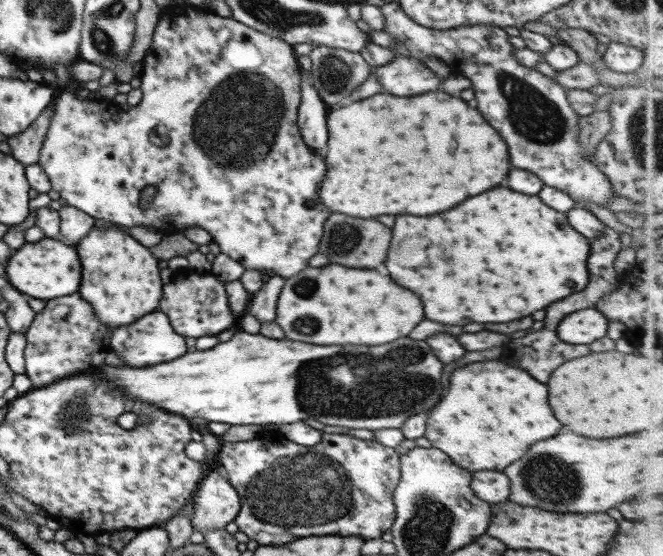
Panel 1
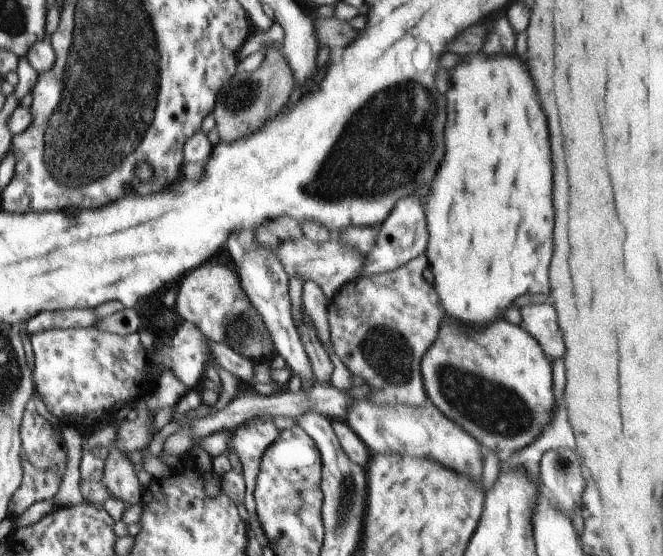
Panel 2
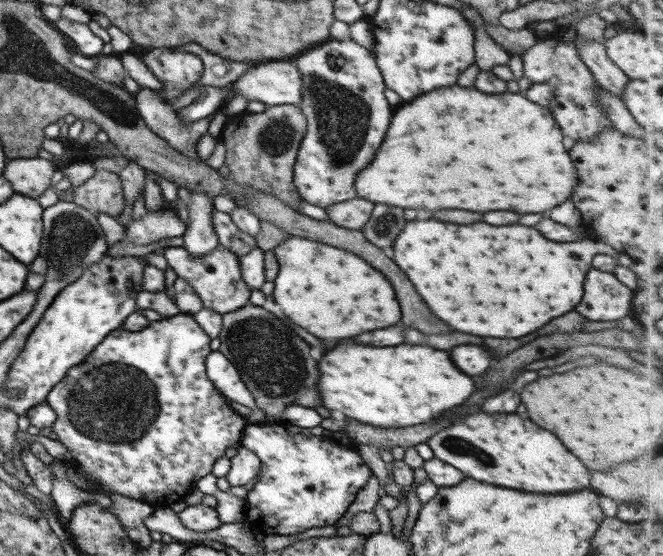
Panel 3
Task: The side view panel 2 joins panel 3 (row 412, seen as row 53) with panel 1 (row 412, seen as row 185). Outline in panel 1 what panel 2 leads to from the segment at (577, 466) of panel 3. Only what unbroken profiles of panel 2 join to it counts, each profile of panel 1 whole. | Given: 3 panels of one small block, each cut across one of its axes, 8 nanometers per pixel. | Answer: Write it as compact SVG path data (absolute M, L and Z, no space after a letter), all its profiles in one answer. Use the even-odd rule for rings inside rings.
M489 360L489 362L475 362L465 368L459 368L449 376L447 394L427 416L424 437L433 448L445 452L453 460L453 464L465 470L499 470L501 472L507 464L521 458L533 442L555 436L559 428L561 424L553 418L547 406L545 384L539 384L519 368L507 366L497 360Z

